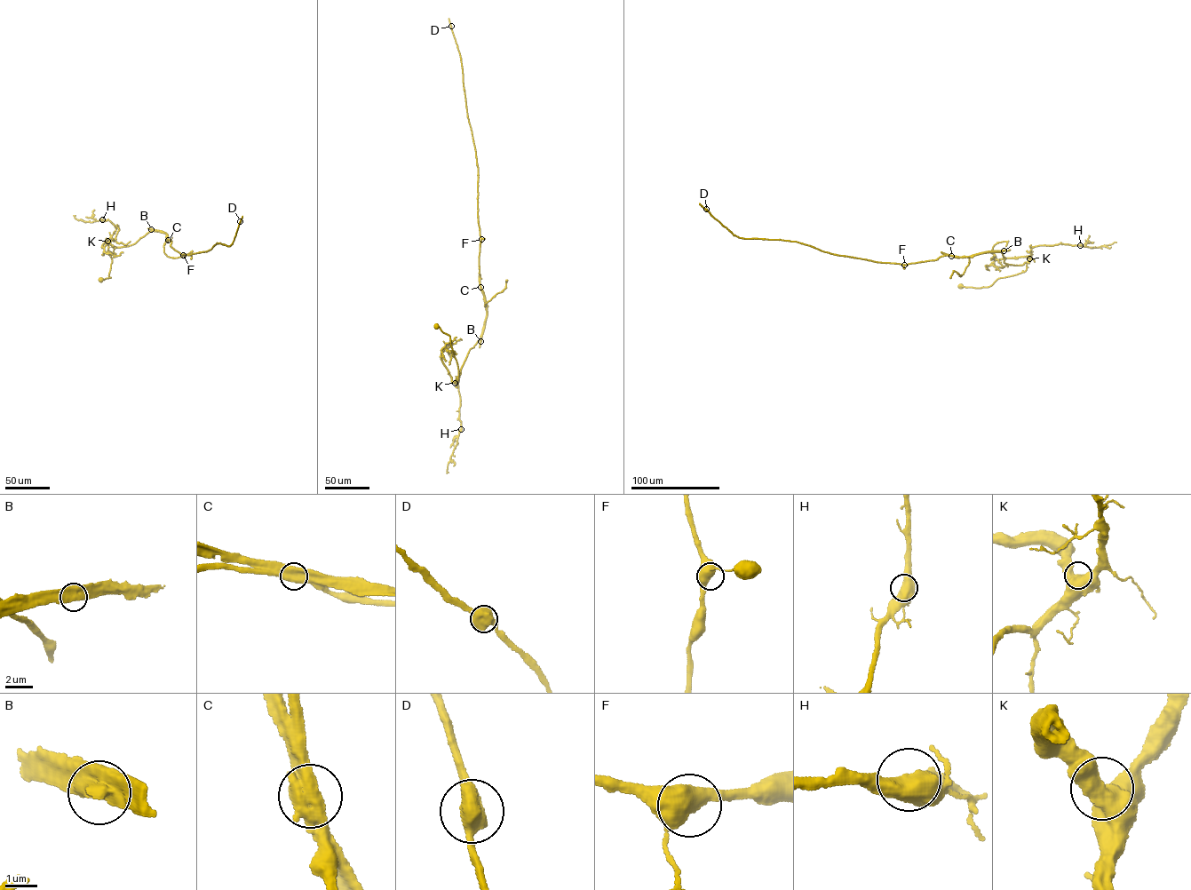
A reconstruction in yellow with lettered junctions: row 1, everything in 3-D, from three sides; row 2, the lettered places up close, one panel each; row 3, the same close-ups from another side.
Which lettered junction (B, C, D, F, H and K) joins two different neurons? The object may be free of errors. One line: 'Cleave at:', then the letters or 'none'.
Cleave at: C

